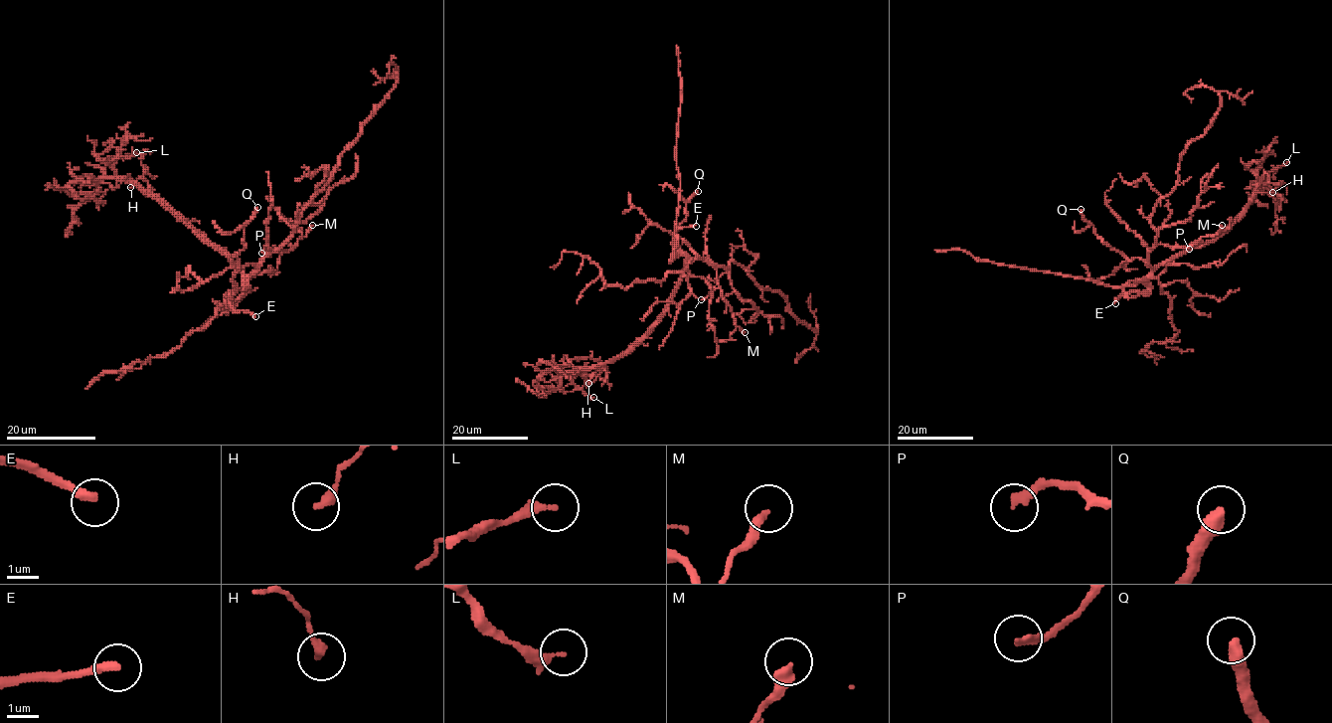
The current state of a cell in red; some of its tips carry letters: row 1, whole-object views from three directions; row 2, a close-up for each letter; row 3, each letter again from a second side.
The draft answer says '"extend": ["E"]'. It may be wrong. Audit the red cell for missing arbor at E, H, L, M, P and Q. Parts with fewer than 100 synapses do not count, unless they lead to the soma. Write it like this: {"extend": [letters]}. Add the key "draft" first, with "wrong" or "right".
{"draft": "right", "extend": ["E"]}

